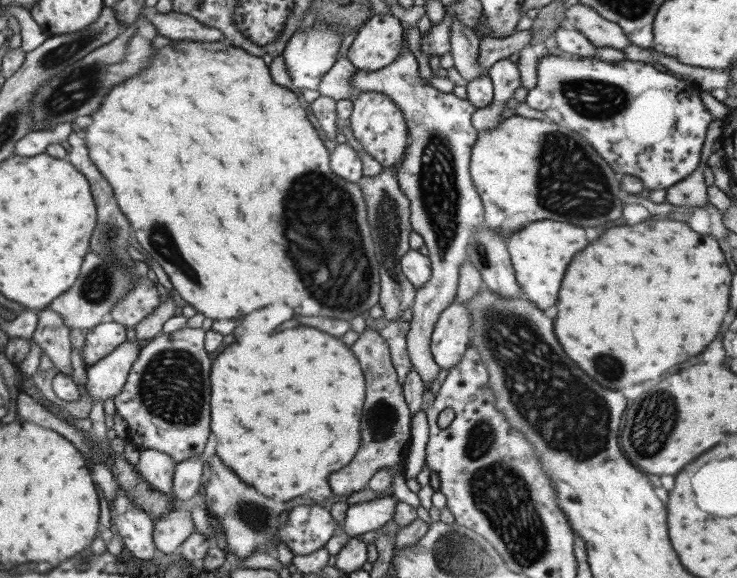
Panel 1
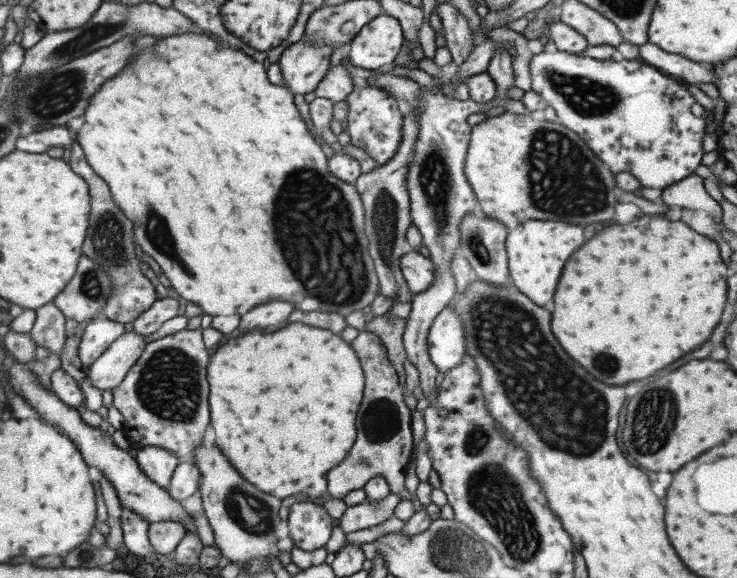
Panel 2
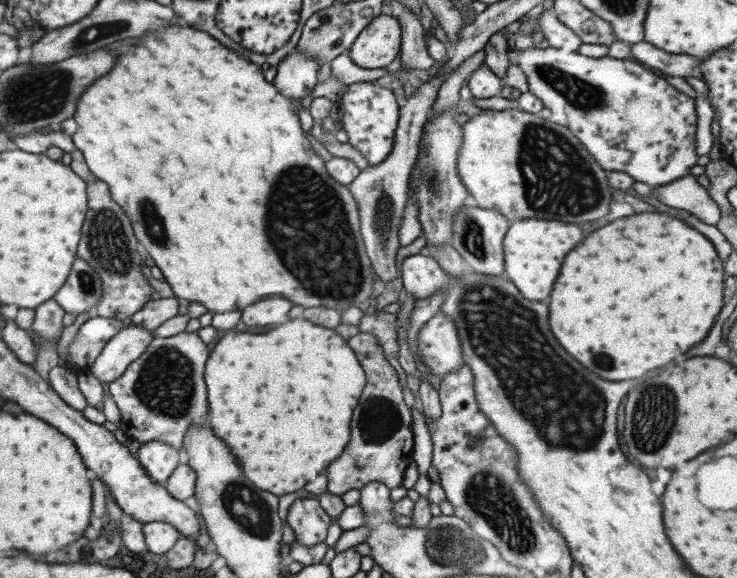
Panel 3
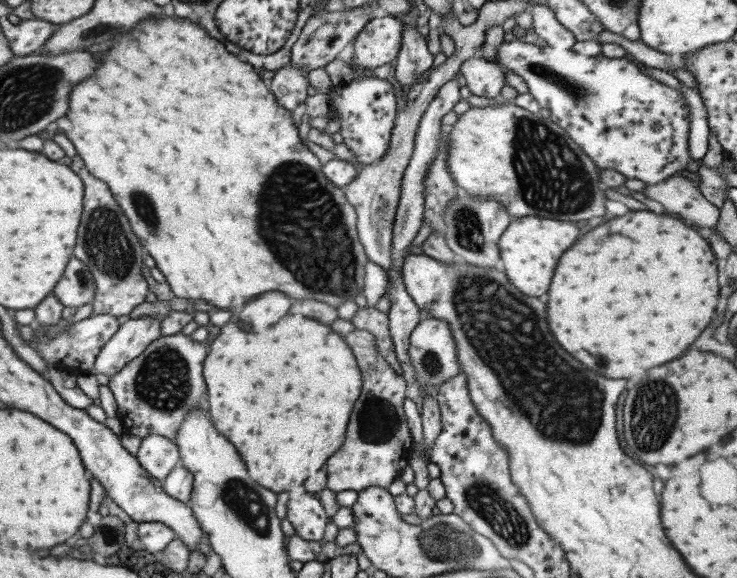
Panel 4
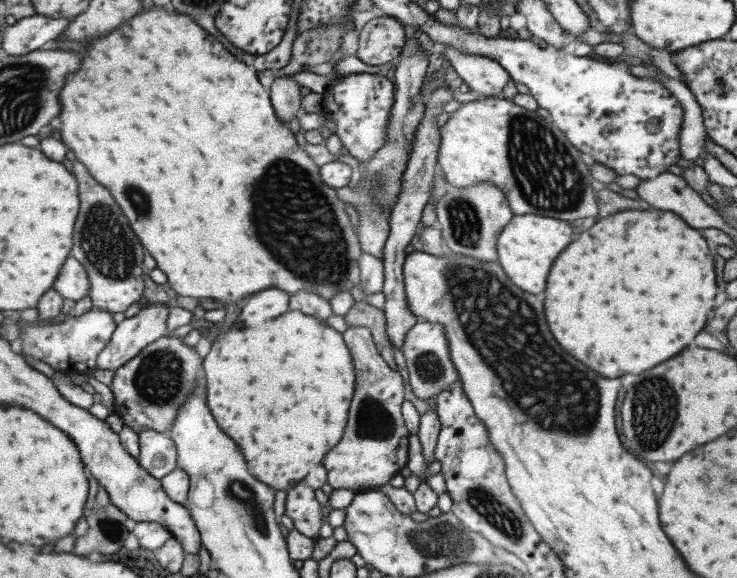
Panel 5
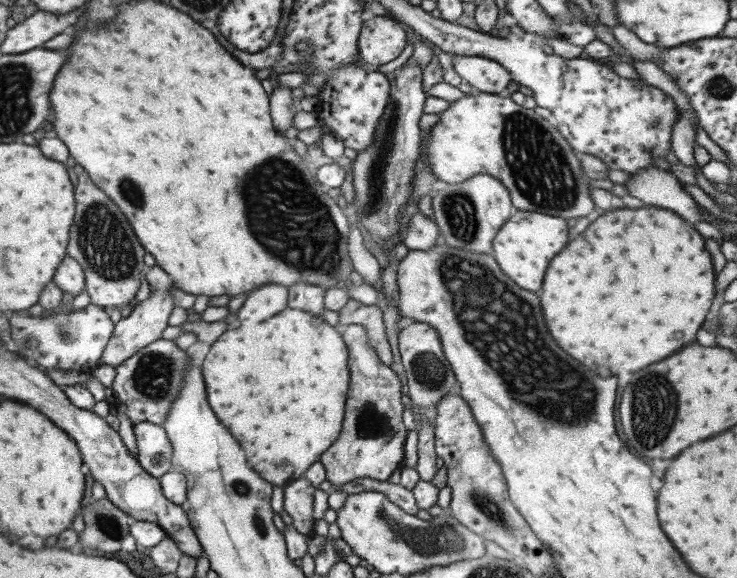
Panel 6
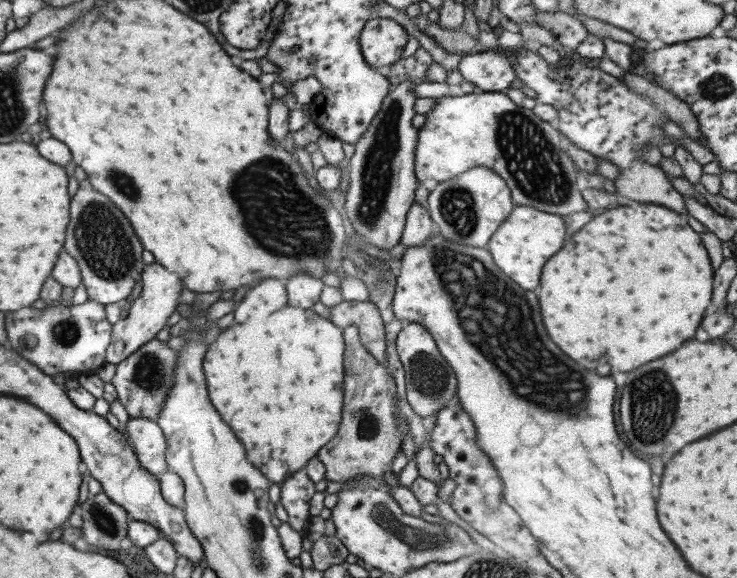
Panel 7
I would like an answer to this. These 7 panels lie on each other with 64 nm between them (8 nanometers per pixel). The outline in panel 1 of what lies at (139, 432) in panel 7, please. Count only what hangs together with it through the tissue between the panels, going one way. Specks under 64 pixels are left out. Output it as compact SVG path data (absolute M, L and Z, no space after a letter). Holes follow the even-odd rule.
M139 450L136 469L145 482L161 494L171 495L175 462L159 450Z

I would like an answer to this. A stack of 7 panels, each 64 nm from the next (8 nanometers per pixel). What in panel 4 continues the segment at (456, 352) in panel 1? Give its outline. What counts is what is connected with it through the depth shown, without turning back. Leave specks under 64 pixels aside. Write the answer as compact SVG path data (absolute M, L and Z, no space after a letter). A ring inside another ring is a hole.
M435 317L421 318L415 328L411 330L407 357L409 357L409 366L413 369L413 375L415 375L415 383L419 385L421 392L424 392L423 389L426 385L439 386L445 379L460 372L451 329L449 329L447 322Z

